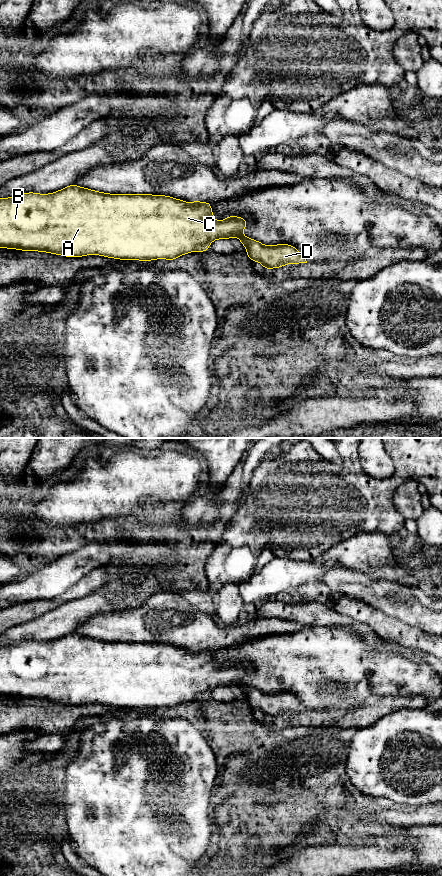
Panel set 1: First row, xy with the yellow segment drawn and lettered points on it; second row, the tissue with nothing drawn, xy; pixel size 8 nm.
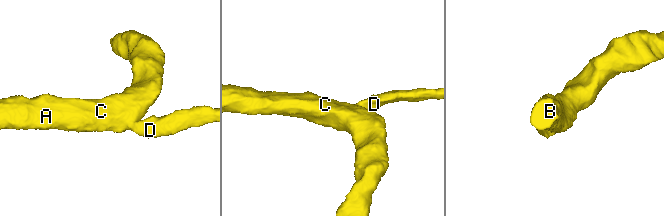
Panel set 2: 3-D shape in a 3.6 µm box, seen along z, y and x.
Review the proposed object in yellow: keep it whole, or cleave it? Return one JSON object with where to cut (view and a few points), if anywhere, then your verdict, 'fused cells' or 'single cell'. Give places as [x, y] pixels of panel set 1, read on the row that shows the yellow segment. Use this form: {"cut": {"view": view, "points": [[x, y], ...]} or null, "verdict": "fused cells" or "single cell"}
{"cut": null, "verdict": "single cell"}

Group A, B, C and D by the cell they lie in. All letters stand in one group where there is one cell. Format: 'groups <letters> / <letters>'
groups A B C D

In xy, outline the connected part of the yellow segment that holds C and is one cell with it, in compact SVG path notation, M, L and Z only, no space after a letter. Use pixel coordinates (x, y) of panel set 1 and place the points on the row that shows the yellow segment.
M69 185L49 194L22 193L18 196L0 198L0 247L21 251L39 251L66 257L101 255L121 260L151 261L156 259L175 260L193 251L209 251L212 241L239 237L240 244L246 248L251 261L260 262L264 269L281 268L286 264L307 263L299 251L290 244L266 246L257 240L245 237L243 229L248 225L246 219L229 216L216 222L211 202L196 200L188 203L165 195L151 194L109 194Z

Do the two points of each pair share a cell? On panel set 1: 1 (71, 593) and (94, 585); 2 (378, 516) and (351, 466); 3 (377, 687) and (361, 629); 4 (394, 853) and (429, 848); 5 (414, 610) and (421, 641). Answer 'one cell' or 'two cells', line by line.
1: one cell
2: one cell
3: two cells
4: one cell
5: two cells

